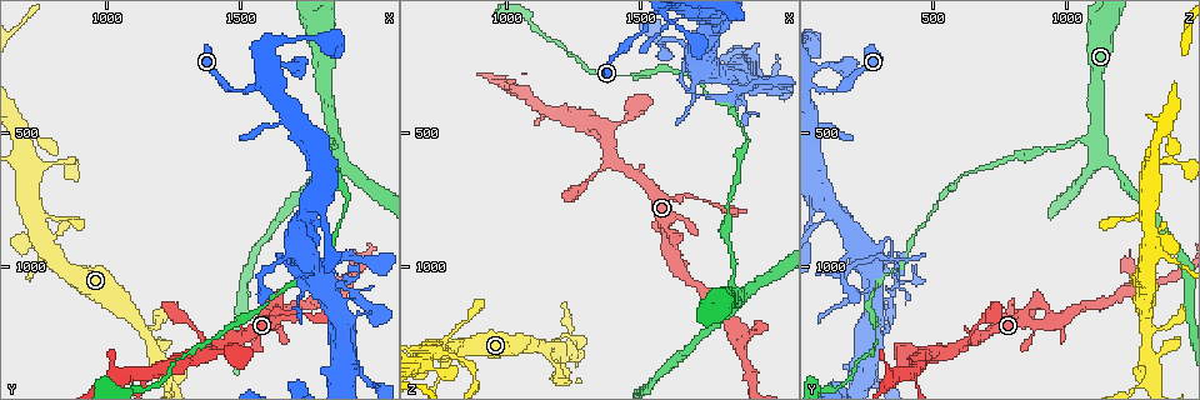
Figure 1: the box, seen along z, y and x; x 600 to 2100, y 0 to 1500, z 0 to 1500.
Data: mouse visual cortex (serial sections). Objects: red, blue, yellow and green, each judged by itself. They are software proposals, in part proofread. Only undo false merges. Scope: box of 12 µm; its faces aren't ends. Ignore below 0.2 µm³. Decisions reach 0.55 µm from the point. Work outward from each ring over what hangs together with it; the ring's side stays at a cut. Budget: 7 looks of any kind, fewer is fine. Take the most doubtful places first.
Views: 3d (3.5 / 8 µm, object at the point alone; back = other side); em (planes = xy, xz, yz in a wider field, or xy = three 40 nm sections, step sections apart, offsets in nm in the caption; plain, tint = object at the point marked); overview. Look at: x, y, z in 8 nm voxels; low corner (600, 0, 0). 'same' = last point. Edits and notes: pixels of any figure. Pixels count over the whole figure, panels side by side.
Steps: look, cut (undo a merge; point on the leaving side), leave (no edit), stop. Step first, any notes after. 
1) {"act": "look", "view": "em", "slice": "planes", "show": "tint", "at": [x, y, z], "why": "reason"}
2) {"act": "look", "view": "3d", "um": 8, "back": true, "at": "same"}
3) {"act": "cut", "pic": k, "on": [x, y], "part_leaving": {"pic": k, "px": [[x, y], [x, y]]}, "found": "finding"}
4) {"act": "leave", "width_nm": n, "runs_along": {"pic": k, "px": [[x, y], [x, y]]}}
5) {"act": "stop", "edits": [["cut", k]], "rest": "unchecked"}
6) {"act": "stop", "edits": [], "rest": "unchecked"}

{"act": "look", "view": "3d", "um": 8, "at": [730, 630, 1320], "why": "small branch off a trunk"}

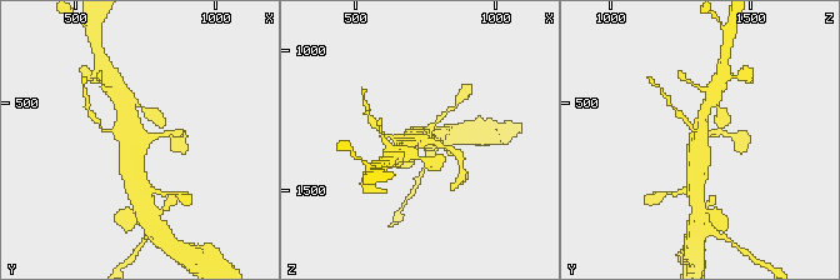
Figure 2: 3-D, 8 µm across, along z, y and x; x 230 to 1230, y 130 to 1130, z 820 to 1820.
{"act": "look", "view": "3d", "um": 3.5, "at": [720, 620, 1310]}

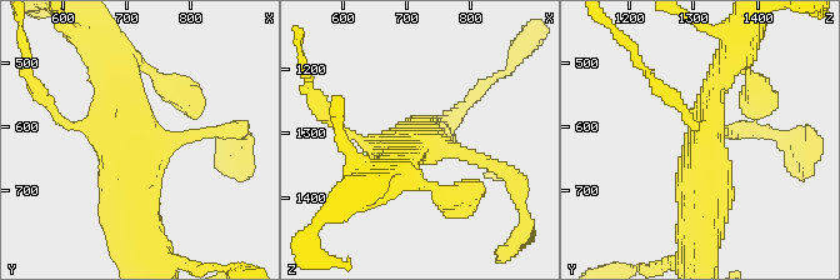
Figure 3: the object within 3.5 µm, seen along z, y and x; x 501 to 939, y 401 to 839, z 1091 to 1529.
{"act": "look", "view": "em", "slice": "xy", "step": 2, "show": "tint", "at": [725, 620, 1315], "why": "need the tissue"}

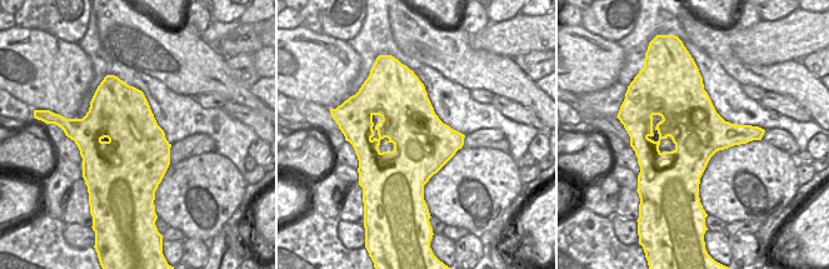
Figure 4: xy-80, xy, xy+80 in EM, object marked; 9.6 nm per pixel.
{"act": "leave", "arm_widths_nm": [150, 300, 350, 500], "runs_along": {"pic": 3, "px": [[701, 221], [698, 148], [724, 68]]}, "found": "continuous, no second cell"}

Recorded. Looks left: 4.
{"act": "look", "view": "3d", "um": 3.5, "at": [1860, 500, 1100], "why": "sudden change in width"}

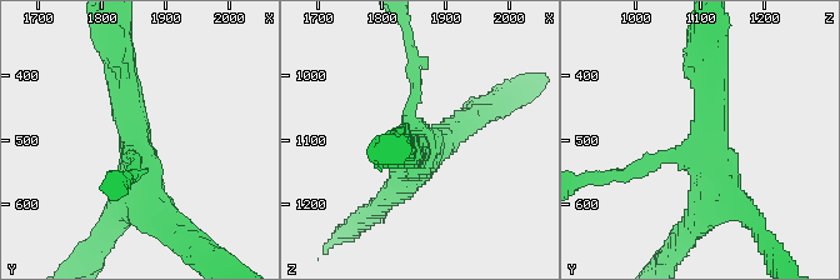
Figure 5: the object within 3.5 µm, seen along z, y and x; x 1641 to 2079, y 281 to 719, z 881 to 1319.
{"act": "look", "view": "em", "slice": "xy", "step": 2, "show": "tint", "at": [1850, 505, 1100], "arms": 3, "arm_widths_nm": [200, 400, 400]}

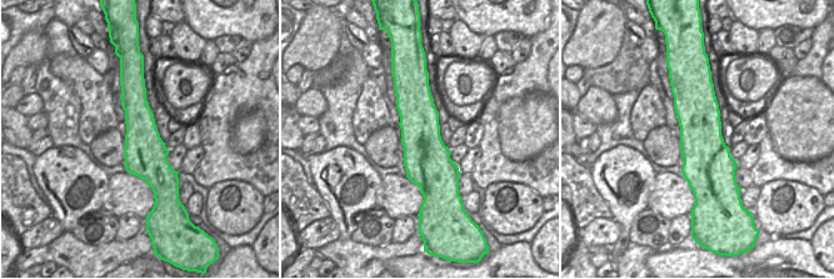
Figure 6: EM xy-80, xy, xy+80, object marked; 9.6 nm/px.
{"act": "look", "view": "em", "slice": "xy", "step": 5, "show": "tint", "at": "same"}

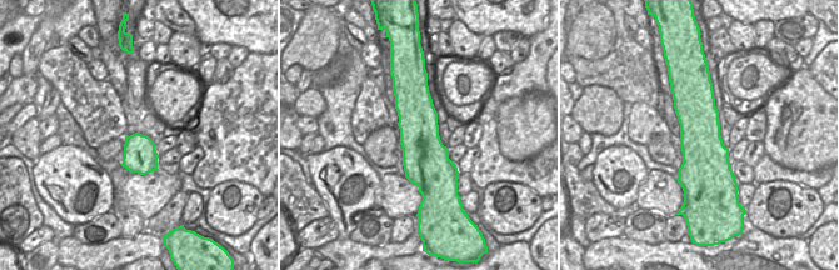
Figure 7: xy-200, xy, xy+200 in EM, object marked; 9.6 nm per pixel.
{"act": "leave", "found": "one cell here"}

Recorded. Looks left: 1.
{"act": "stop", "edits": [], "rest": "unchecked"}

